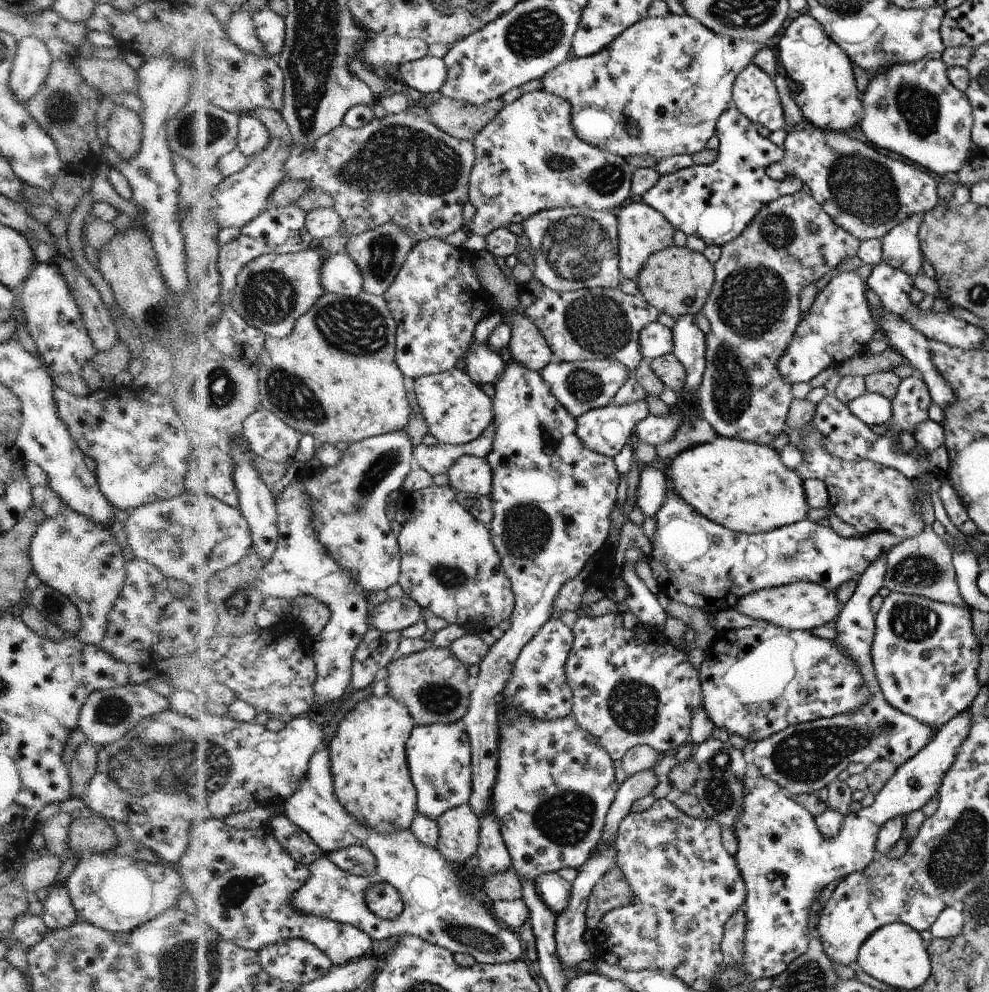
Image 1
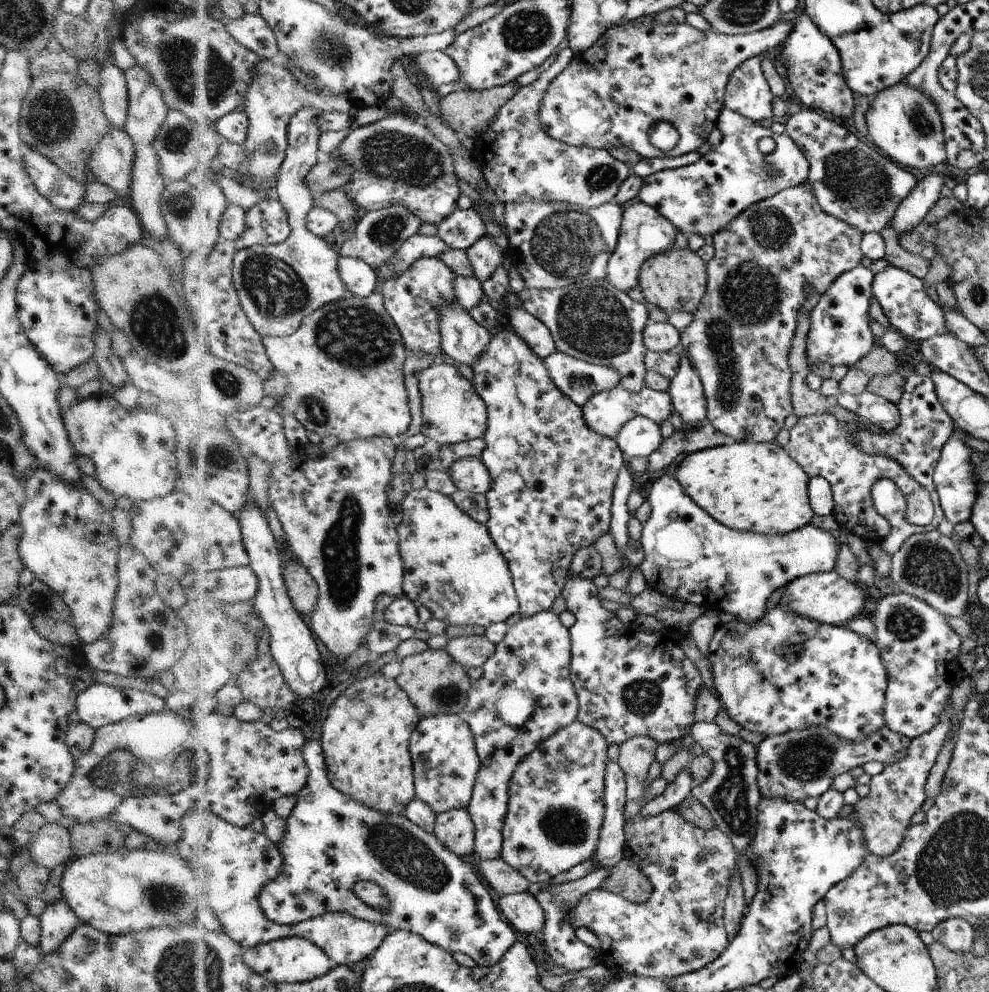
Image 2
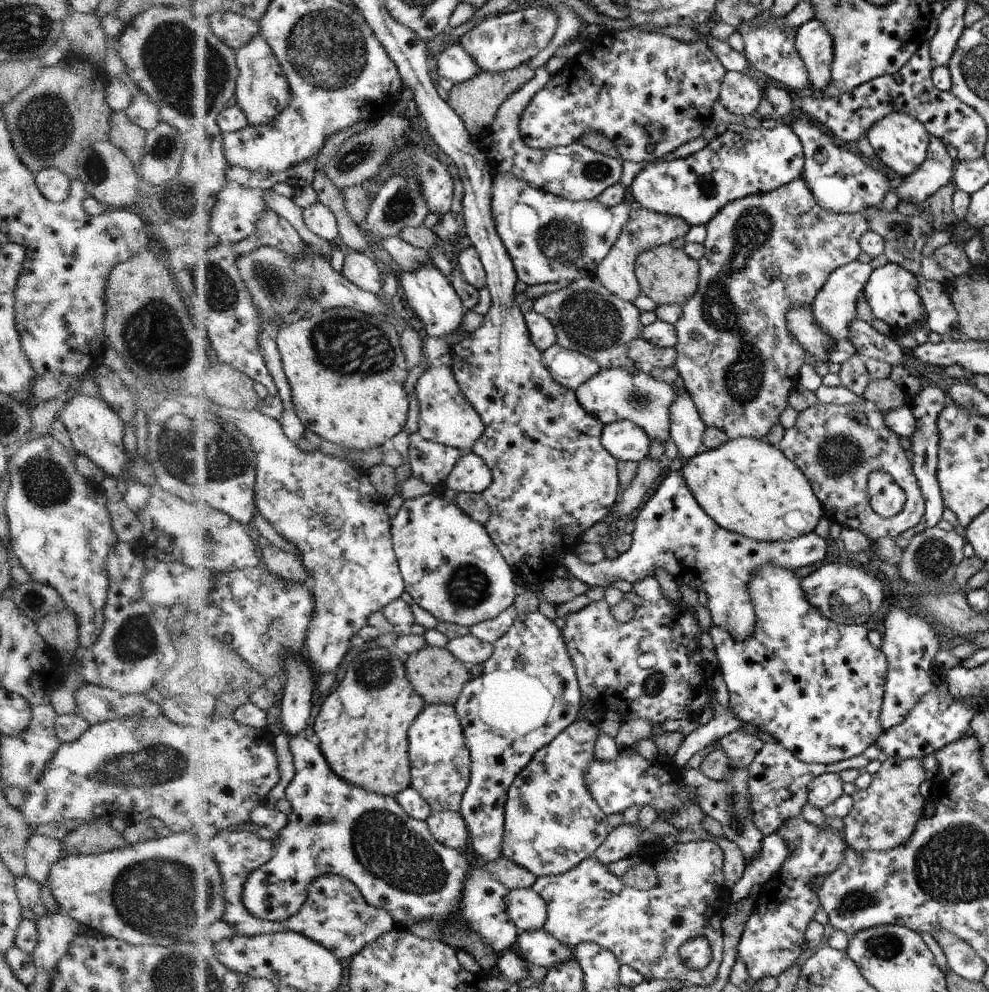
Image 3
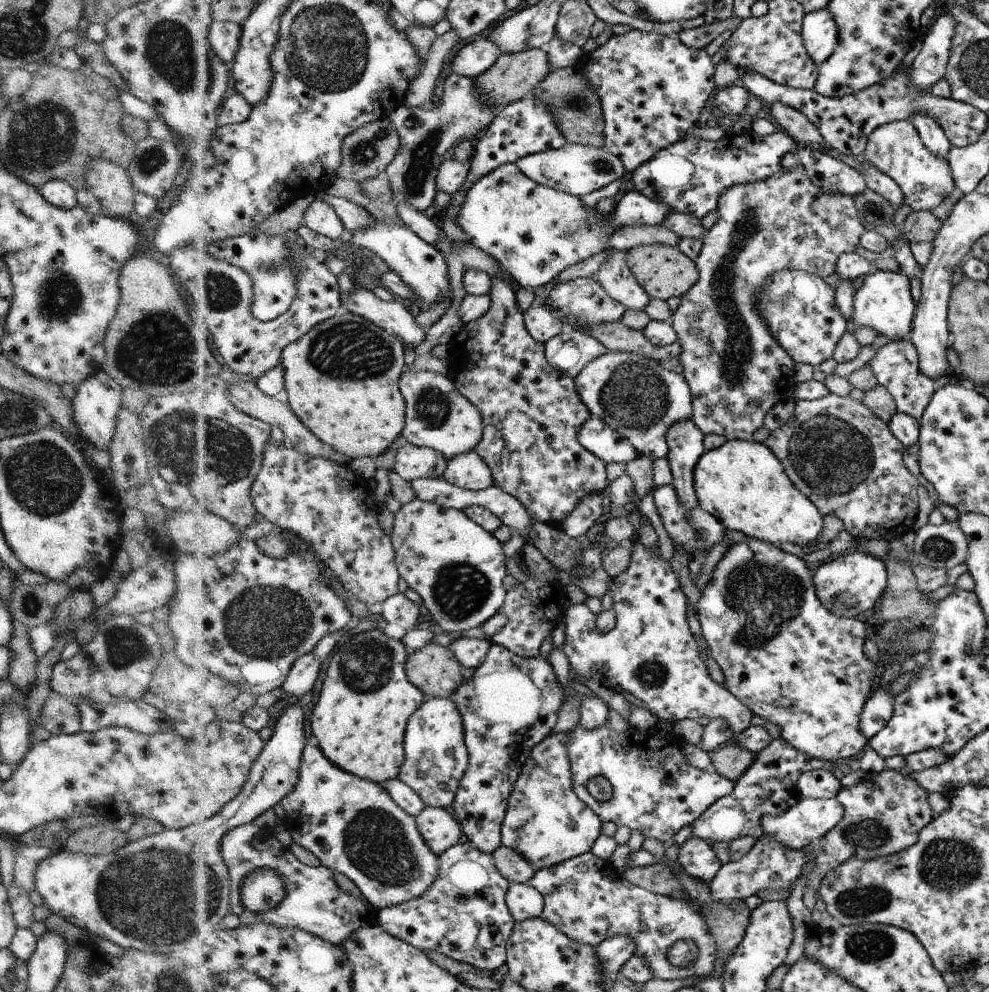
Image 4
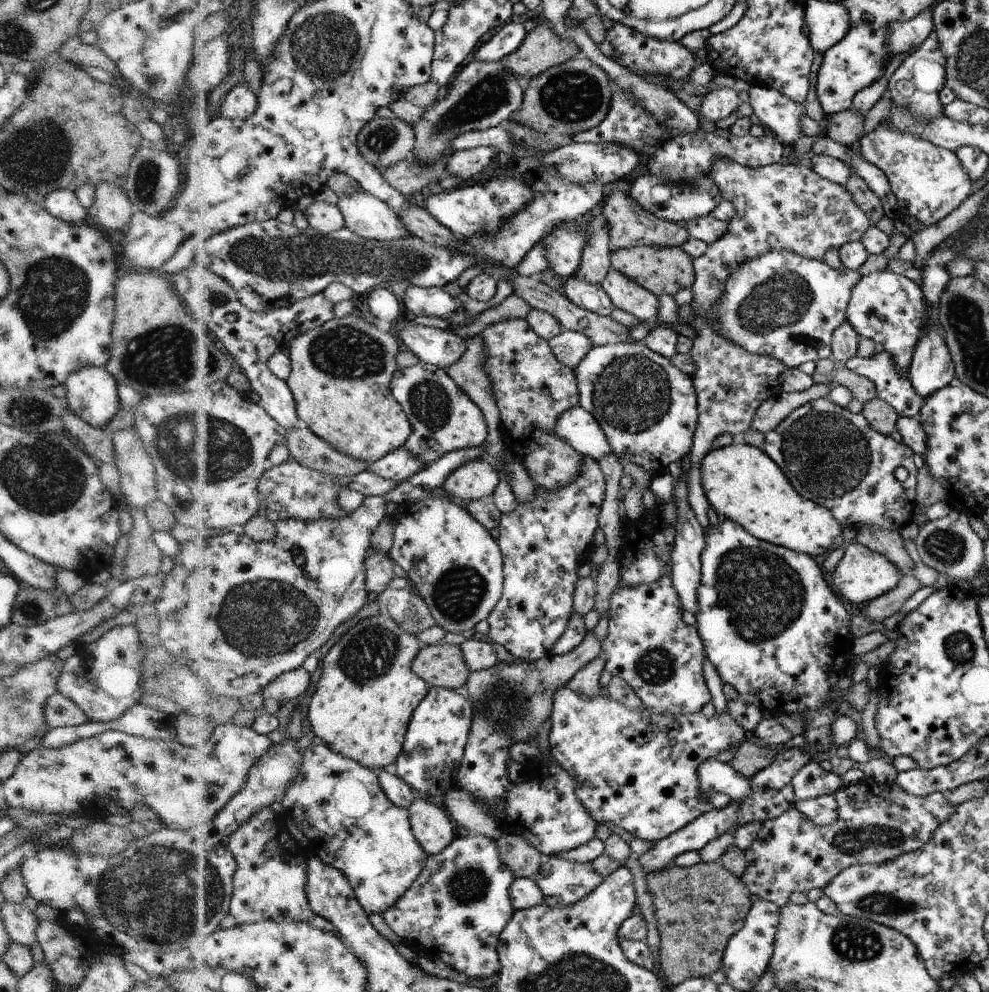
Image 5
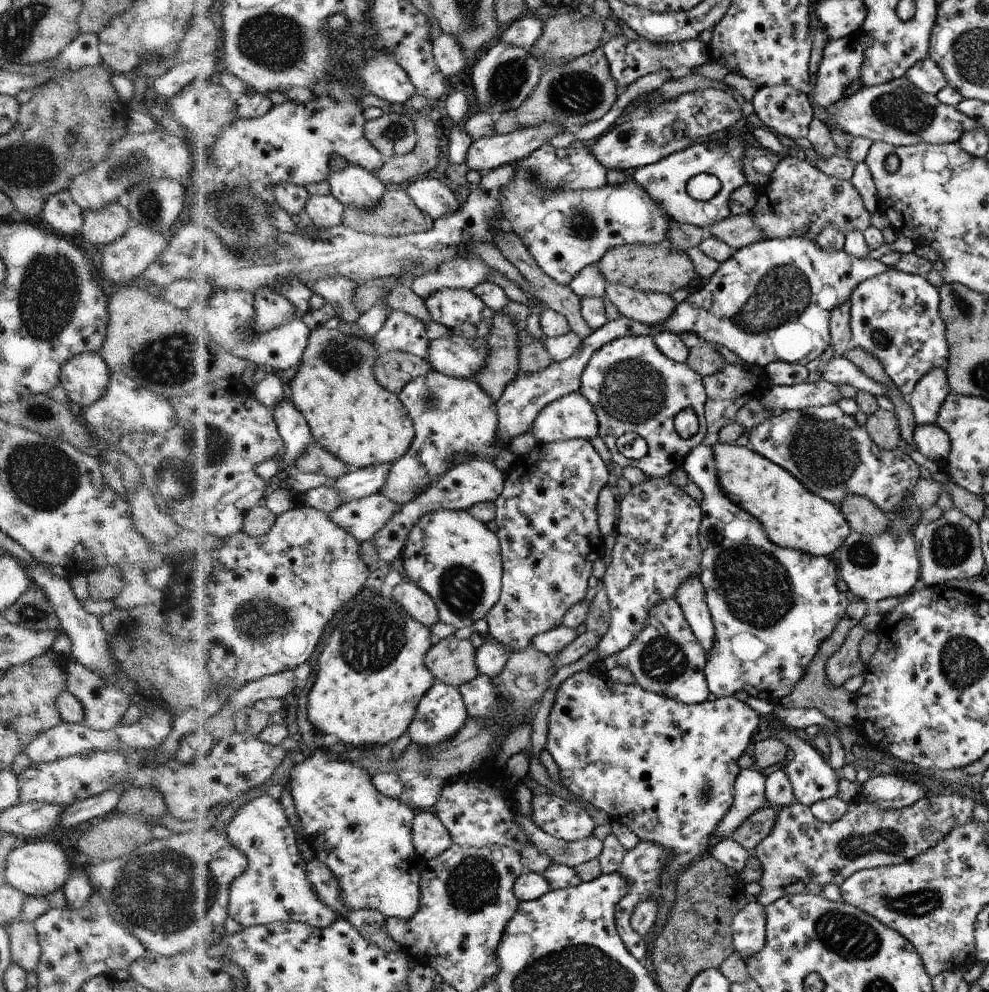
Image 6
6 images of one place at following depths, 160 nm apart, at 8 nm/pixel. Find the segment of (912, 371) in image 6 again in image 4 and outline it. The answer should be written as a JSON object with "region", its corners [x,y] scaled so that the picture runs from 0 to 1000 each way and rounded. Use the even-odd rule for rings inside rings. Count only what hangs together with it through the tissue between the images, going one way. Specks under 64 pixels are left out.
{"region":[[[887,272],[878,277],[872,288],[866,292],[859,326],[866,331],[881,331],[890,339],[896,339],[900,344],[910,344],[920,341],[922,319],[924,319],[924,302],[918,280],[910,274]]]}

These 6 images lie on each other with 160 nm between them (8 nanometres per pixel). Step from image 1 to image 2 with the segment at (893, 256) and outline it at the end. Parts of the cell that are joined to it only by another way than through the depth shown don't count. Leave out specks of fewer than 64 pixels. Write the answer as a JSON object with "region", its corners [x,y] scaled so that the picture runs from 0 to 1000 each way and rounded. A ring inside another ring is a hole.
{"region":[[[936,172],[933,174],[931,182],[925,189],[925,192],[914,204],[910,205],[905,216],[902,230],[904,230],[908,238],[920,235],[926,227],[929,227],[934,222],[938,213],[951,199],[950,190],[957,183],[959,183],[957,179],[947,177],[943,173]]]}

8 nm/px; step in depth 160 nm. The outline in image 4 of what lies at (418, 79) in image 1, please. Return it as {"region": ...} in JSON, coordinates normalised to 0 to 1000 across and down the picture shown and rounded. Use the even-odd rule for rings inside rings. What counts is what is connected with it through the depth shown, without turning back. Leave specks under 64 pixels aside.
{"region":[[[493,38],[473,42],[463,50],[459,60],[455,63],[457,74],[463,77],[475,77],[475,79],[483,78],[491,74],[507,54],[502,42]]]}

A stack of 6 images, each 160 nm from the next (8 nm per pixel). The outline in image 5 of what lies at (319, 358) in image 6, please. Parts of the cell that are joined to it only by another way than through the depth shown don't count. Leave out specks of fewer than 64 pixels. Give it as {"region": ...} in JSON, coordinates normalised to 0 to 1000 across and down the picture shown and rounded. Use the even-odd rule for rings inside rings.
{"region":[[[352,318],[346,321],[341,319],[338,323],[328,327],[328,329],[298,341],[290,352],[293,361],[296,363],[296,376],[290,384],[298,397],[302,420],[305,422],[306,427],[311,428],[322,440],[329,442],[343,455],[373,467],[382,466],[384,463],[391,461],[395,456],[398,456],[402,451],[411,449],[417,438],[420,436],[420,431],[416,426],[416,421],[412,413],[404,407],[403,402],[401,402],[400,398],[397,396],[399,377],[404,372],[403,357],[406,353],[406,349],[407,346],[400,334],[389,334],[384,328],[380,329],[380,327],[375,327],[372,323],[368,323],[368,321],[360,318]]]}

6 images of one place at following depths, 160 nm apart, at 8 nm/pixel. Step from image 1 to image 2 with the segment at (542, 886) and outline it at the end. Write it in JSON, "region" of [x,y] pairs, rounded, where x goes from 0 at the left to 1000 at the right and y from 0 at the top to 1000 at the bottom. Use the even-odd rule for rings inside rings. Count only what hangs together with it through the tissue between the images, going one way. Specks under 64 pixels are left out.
{"region":[[[603,876],[581,888],[570,886],[558,887],[558,890],[550,890],[551,892],[541,901],[541,906],[546,910],[551,921],[551,932],[547,939],[549,944],[548,952],[551,965],[557,972],[570,974],[575,980],[580,980],[600,975],[608,970],[605,958],[600,957],[585,947],[584,941],[575,926],[579,918],[581,921],[582,912],[589,903],[597,898],[603,897],[606,891],[612,888],[612,885],[616,882],[616,877]]]}

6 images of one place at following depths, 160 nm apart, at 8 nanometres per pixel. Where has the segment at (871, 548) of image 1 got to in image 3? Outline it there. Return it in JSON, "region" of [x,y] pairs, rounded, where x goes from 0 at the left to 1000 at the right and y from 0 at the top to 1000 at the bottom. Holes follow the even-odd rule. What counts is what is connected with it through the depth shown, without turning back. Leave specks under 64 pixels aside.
{"region":[[[672,475],[661,491],[657,505],[642,522],[640,545],[634,556],[621,565],[611,563],[600,570],[587,566],[580,556],[564,561],[578,581],[597,592],[603,590],[612,594],[625,585],[641,589],[651,582],[673,576],[686,589],[692,587],[705,598],[710,595],[715,601],[715,613],[722,629],[738,636],[744,645],[754,646],[763,639],[765,631],[757,588],[767,579],[767,574],[783,570],[803,576],[829,571],[835,563],[837,547],[823,535],[798,545],[767,545],[734,534],[704,506],[689,476]]]}

